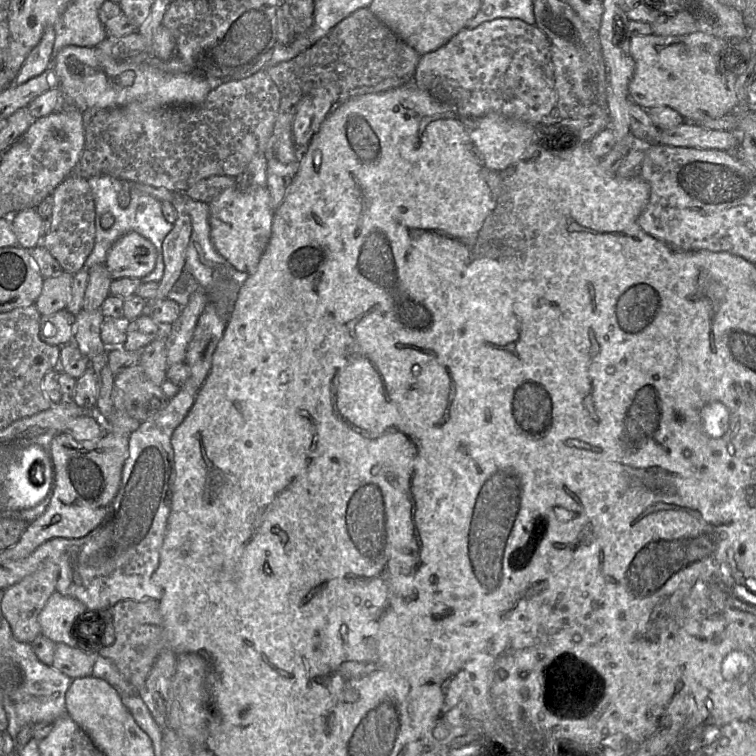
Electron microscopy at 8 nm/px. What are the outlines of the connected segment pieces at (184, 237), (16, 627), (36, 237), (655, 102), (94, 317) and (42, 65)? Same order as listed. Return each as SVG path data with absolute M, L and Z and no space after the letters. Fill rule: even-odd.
M175 193L171 204L176 209L177 219L172 230L162 243L164 275L159 282L158 294L155 299L148 299L144 315L150 315L153 307L168 297L180 278L185 266L185 253L191 235L191 220L184 208L185 193Z
M49 561L45 562L36 572L4 590L1 610L10 624L13 636L19 642L30 644L36 637L41 635L38 617L49 597L56 591L58 577L59 567Z
M35 208L24 209L9 218L17 238L17 246L32 249L41 244L42 223Z
M696 31L691 34L680 36L659 36L651 34L631 37L629 51L635 63L634 74L628 86L629 97L631 101L644 109L650 109L652 107L671 107L672 109L679 112L686 119L685 122L702 121L709 118L720 118L731 113L732 111L737 109L739 105L739 100L735 89L736 80L738 76L723 67L721 61L721 52L724 51L725 53L726 42L728 41L710 34L706 34L701 31Z
M100 309L81 310L76 315L73 344L88 360L96 355L108 351L109 348L102 342L101 326L105 319Z
M48 27L39 44L30 52L25 62L23 62L18 75L14 80L14 85L21 85L52 67L54 40L54 28Z

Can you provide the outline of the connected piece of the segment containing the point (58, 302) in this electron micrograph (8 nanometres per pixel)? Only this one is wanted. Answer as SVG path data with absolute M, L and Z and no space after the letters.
M64 271L43 281L41 294L35 302L40 315L51 315L66 308L71 296L73 275Z

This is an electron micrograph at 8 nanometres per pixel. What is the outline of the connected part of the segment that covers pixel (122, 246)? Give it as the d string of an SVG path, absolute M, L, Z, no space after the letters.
M129 232L113 243L105 266L111 277L142 278L155 267L157 251L154 245L136 232Z

